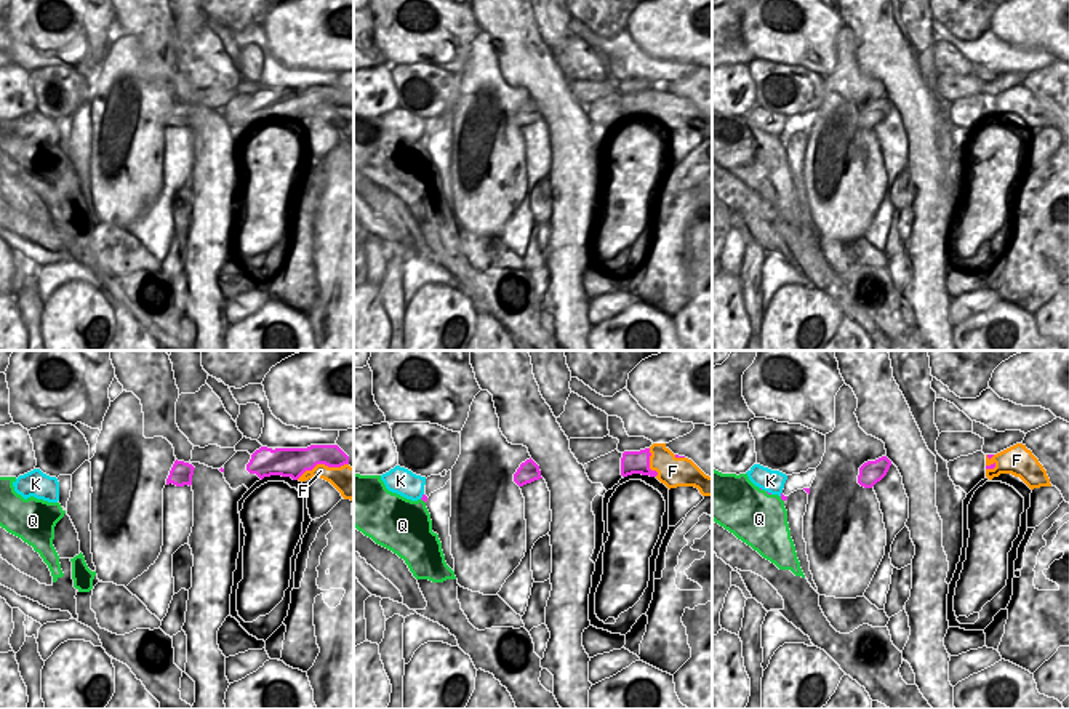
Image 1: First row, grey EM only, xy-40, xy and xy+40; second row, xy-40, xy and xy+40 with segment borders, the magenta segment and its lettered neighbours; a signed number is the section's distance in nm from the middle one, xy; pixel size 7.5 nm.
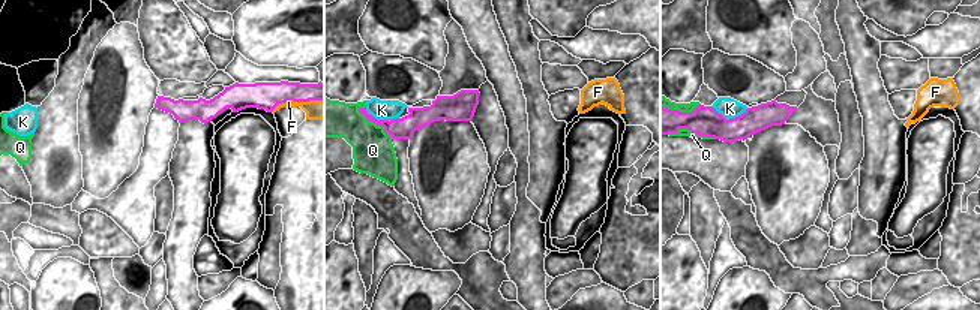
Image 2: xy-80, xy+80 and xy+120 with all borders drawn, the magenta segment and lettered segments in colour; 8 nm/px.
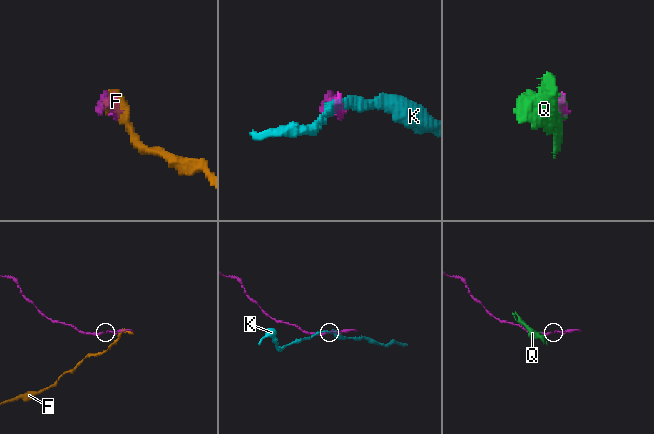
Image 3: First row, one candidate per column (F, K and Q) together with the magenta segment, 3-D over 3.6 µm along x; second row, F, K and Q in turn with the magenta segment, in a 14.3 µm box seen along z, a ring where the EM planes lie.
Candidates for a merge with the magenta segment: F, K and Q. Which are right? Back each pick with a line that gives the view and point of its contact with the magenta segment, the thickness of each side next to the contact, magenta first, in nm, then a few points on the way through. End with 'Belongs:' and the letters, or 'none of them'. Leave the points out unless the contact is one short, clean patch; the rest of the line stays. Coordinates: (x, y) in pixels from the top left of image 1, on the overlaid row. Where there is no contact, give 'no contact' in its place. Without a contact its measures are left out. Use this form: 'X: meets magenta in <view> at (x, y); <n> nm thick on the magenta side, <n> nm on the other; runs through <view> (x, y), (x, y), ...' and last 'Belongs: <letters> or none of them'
Belongs: none of them

